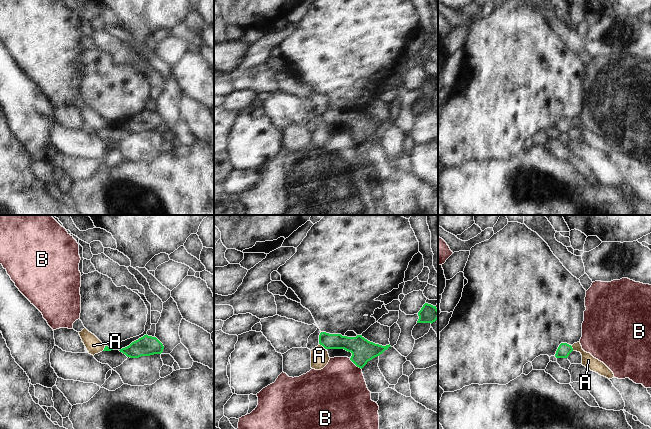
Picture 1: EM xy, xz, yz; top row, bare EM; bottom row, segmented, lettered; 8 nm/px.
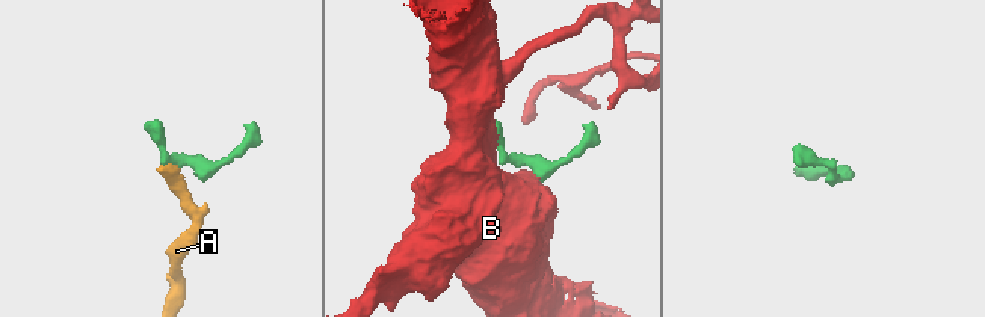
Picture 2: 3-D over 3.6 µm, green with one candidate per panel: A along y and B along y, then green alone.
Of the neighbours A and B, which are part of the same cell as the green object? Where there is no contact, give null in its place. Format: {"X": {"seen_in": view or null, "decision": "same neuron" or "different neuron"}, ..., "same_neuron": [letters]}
{"A": {"seen_in": "xz", "decision": "different neuron"}, "B": {"seen_in": "xz", "decision": "different neuron"}, "same_neuron": []}

